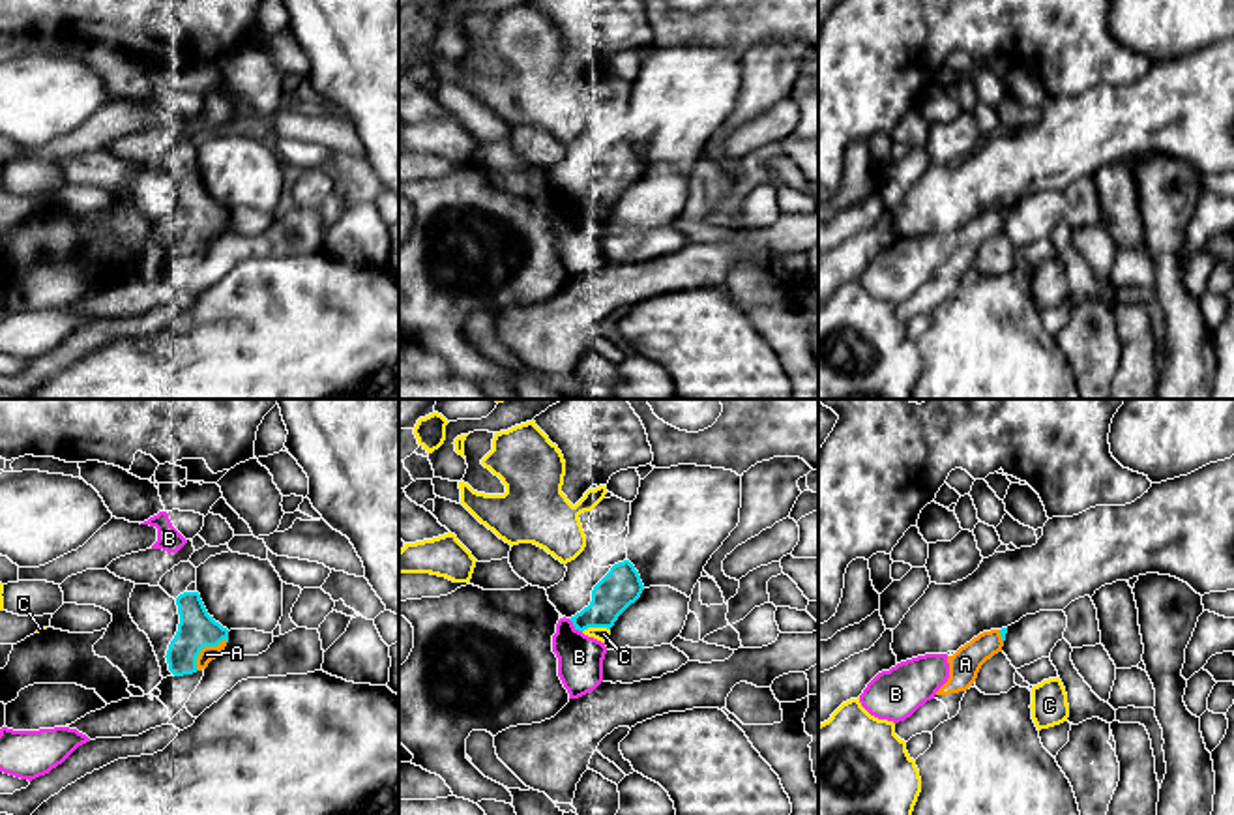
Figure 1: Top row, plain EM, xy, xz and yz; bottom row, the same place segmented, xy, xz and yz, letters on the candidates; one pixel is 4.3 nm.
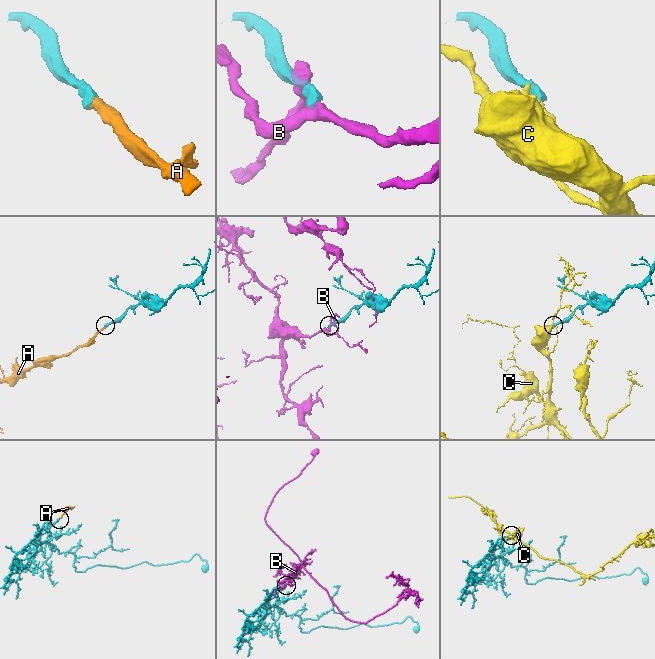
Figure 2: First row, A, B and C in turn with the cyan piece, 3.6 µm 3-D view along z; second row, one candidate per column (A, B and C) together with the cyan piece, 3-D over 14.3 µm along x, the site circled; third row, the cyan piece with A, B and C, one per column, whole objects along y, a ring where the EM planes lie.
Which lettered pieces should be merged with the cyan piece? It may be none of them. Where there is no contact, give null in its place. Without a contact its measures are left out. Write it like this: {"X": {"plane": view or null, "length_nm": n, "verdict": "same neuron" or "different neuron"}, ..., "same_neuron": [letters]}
{"A": {"plane": "xy", "length_nm": 180, "verdict": "same neuron"}, "B": {"plane": "xz", "length_nm": 90, "verdict": "different neuron"}, "C": {"plane": "xz", "length_nm": 120, "verdict": "different neuron"}, "same_neuron": ["A"]}

